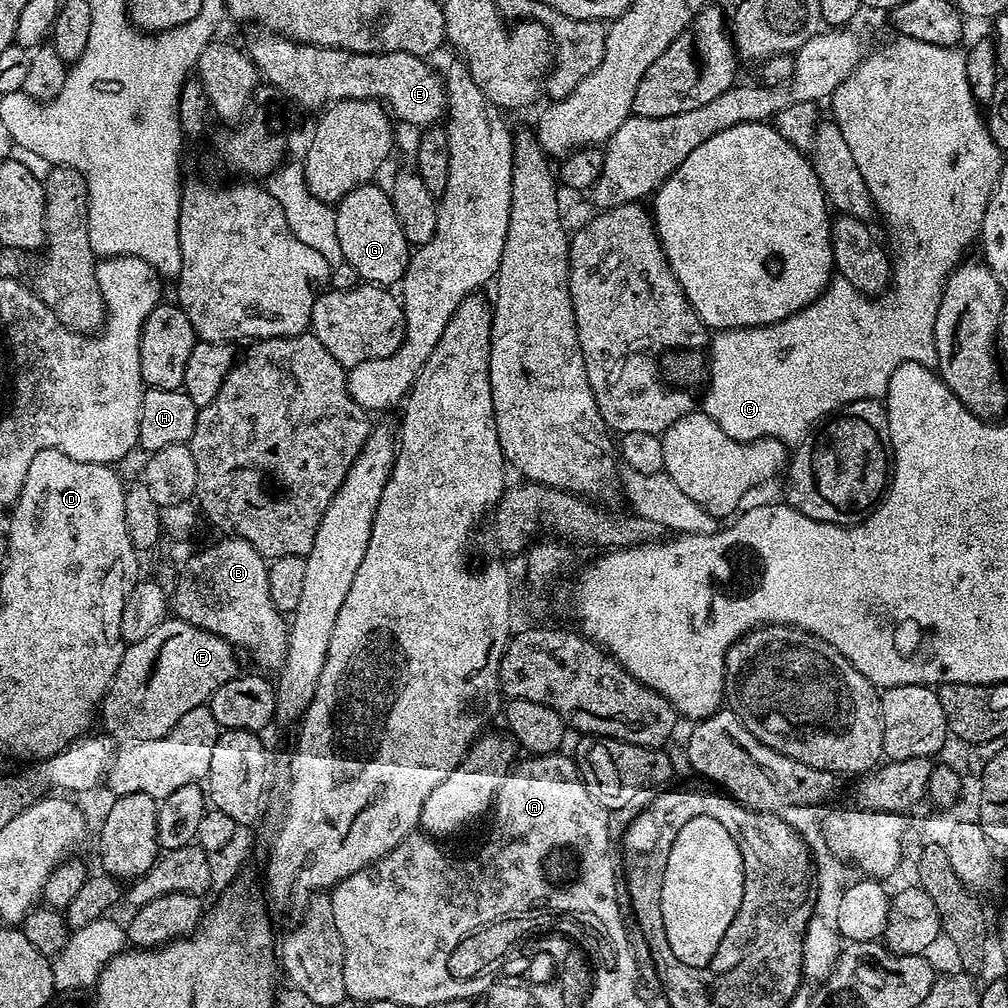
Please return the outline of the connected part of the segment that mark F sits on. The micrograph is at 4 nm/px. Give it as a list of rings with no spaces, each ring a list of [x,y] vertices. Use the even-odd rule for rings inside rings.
[[[164,619],[146,638],[133,640],[125,647],[124,657],[98,709],[99,719],[104,719],[103,731],[116,742],[162,738],[187,712],[205,707],[215,692],[237,677],[236,652],[233,644],[218,634],[196,628],[185,620]]]

